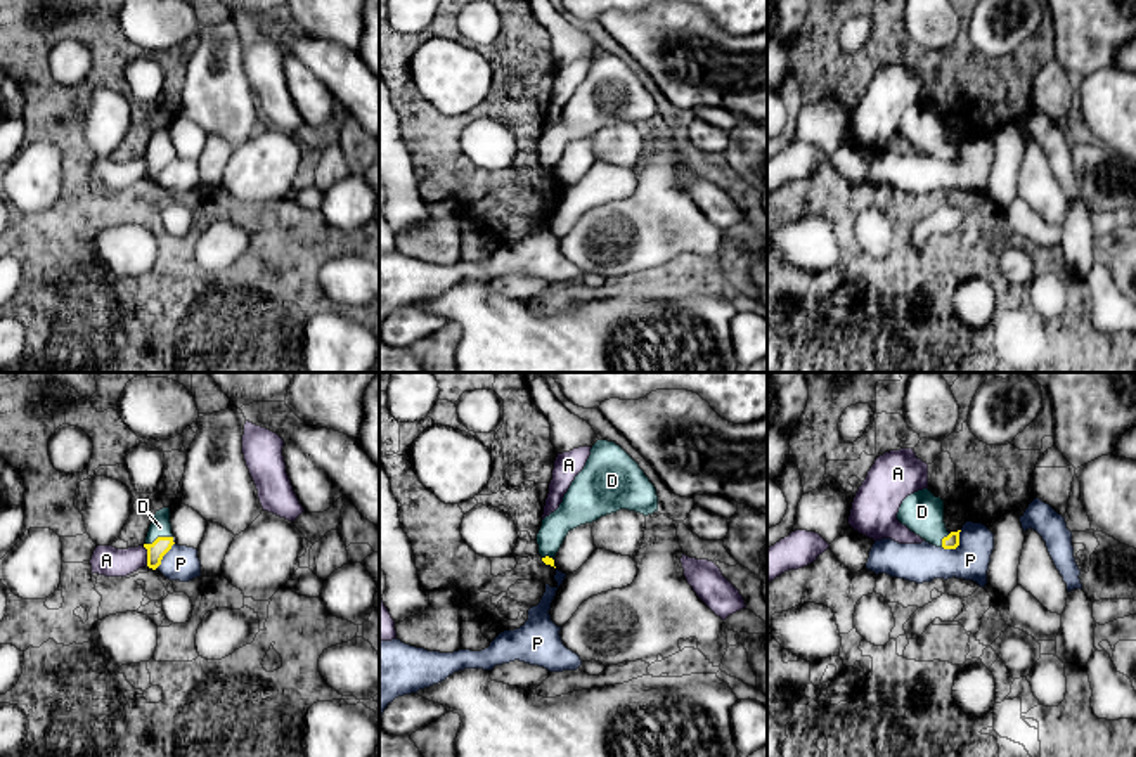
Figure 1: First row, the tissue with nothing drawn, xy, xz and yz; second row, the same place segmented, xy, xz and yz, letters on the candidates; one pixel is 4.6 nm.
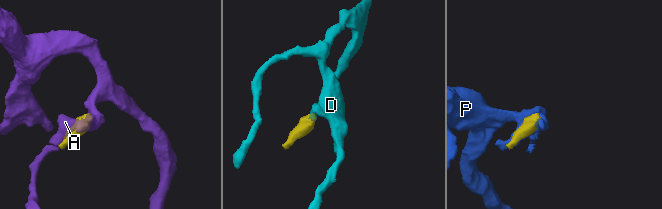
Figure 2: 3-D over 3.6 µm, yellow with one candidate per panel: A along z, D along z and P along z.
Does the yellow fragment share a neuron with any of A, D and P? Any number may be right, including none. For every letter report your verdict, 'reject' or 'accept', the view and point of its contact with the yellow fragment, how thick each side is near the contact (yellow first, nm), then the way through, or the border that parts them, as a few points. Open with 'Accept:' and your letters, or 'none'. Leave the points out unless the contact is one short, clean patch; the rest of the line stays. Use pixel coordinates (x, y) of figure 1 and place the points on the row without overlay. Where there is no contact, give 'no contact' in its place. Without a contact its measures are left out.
Accept: D
A: reject | xy (148, 168) | 80/140 nm
D: accept | xy (158, 149) | 80/90 nm | across xy (161, 156), (158, 149), (160, 139)
P: reject | yz (956, 158) | 70/180 nm

